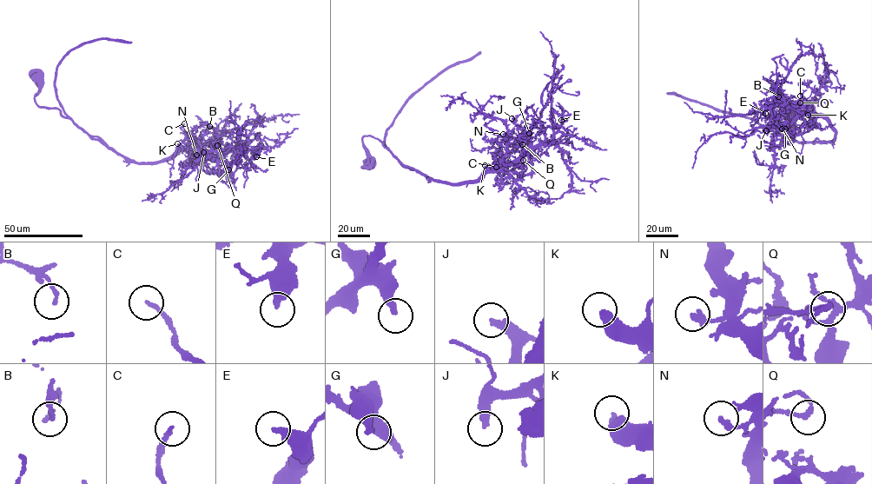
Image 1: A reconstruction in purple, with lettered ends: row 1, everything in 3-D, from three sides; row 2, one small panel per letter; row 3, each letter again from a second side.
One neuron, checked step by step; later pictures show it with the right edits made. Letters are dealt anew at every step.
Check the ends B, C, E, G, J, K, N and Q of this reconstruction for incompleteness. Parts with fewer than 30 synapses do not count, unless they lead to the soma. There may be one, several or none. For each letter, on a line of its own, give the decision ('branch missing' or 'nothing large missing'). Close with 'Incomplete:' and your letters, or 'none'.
B: nothing large missing
C: branch missing
E: branch missing
G: nothing large missing
J: branch missing
K: branch missing
N: nothing large missing
Q: nothing large missing
Incomplete: C, E, J, K

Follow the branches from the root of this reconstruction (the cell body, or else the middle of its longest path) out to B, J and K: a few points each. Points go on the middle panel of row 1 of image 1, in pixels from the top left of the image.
B: (367, 163), (361, 138), (372, 135), (405, 165), (439, 182), (460, 183), (506, 169), (504, 155), (522, 144)
J: (367, 163), (361, 138), (372, 135), (399, 162), (431, 178), (472, 182), (512, 164), (531, 147), (511, 118)
K: (367, 163), (361, 138), (371, 135), (400, 162), (439, 182), (472, 181), (488, 167), (485, 165)

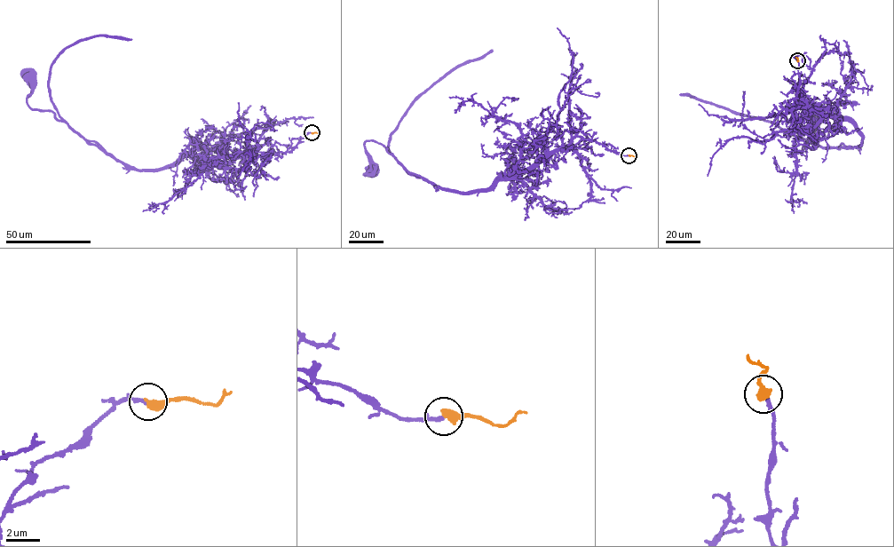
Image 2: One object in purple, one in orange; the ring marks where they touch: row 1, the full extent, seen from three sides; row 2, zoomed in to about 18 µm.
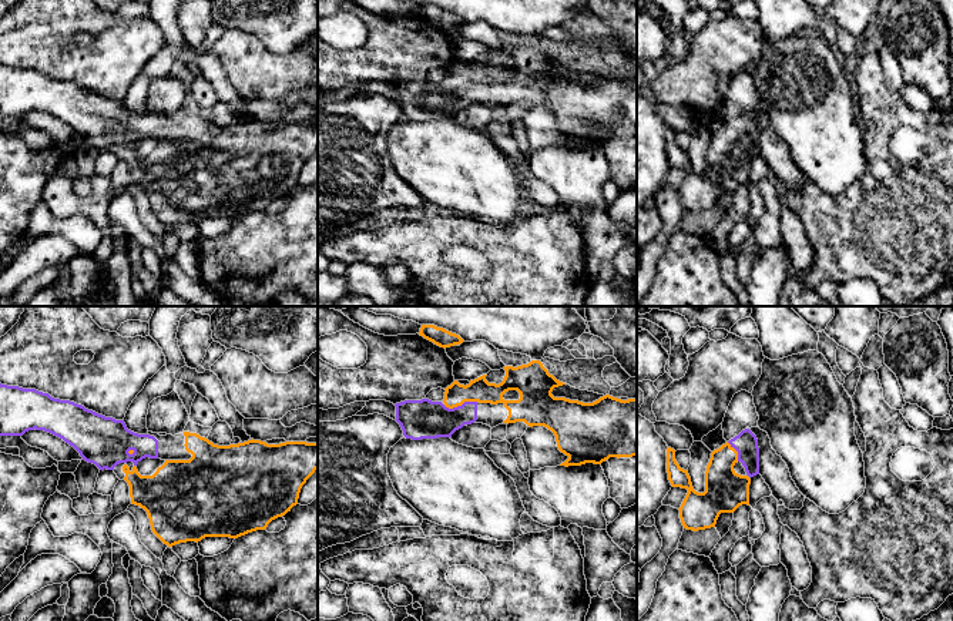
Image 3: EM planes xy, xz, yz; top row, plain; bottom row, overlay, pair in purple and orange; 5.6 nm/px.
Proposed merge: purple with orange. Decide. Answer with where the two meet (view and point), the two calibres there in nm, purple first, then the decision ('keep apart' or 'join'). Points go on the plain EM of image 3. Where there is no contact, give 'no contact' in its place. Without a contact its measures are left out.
meets purple in xz at (459, 87); 220 nm thick on the purple side, 130 nm on the other; join

